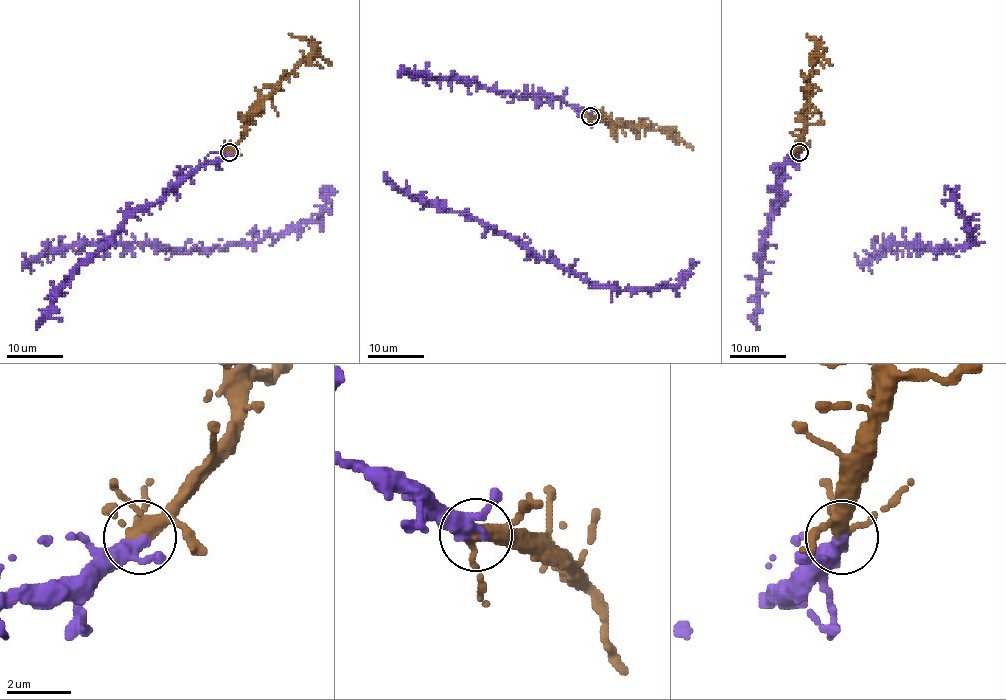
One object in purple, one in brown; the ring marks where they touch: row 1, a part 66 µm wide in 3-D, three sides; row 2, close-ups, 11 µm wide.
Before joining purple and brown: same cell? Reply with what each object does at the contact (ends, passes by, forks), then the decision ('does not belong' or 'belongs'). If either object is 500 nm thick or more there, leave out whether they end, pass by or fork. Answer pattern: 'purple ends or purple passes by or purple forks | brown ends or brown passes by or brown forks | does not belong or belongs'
purple passes by | brown forks | belongs

